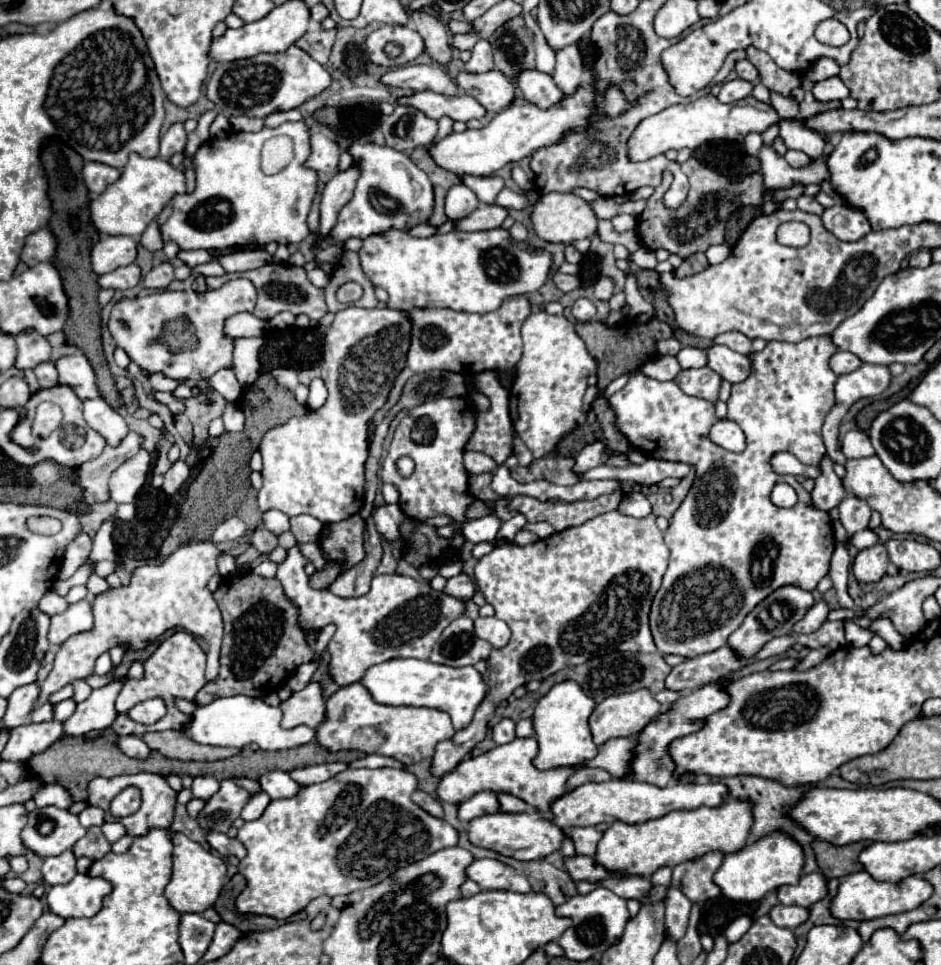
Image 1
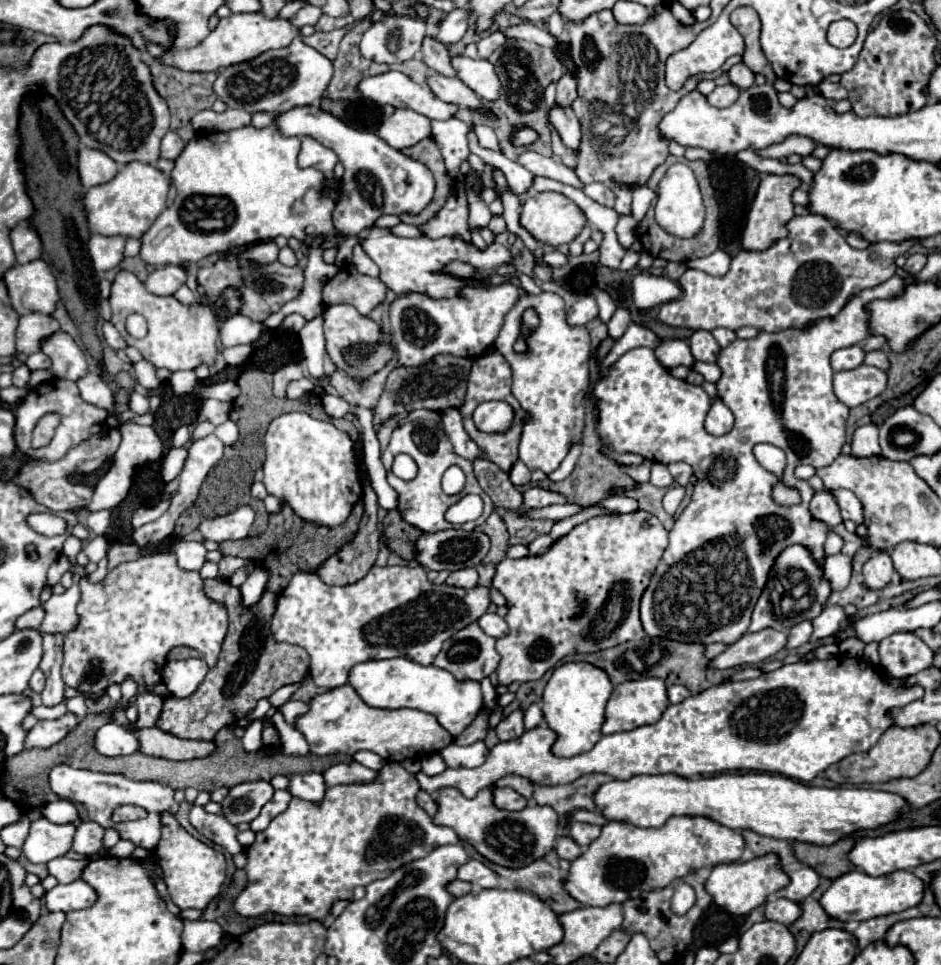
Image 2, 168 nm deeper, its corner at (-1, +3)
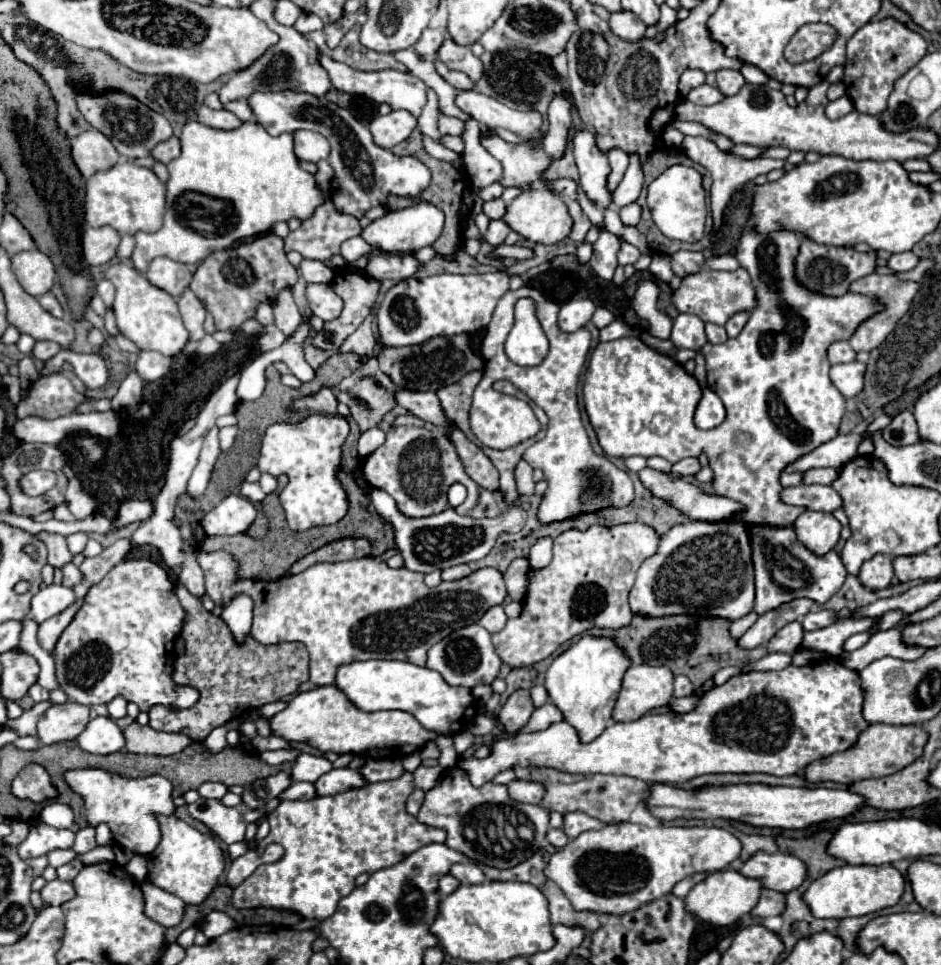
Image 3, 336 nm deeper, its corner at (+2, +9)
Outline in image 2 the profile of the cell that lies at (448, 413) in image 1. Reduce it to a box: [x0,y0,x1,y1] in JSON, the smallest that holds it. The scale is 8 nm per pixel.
[382,412,494,532]

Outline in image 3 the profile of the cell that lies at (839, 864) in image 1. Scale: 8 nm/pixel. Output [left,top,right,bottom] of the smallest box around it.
[777,830,845,880]

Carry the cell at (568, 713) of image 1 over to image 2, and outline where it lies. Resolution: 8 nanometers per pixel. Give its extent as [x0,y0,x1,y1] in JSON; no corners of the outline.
[542,662,614,756]

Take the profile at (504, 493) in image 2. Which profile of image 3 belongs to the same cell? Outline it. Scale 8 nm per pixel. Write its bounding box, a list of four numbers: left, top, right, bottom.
[449,426,499,490]

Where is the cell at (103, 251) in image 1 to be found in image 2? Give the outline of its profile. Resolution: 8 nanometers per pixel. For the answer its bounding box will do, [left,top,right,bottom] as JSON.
[88,234,124,272]

